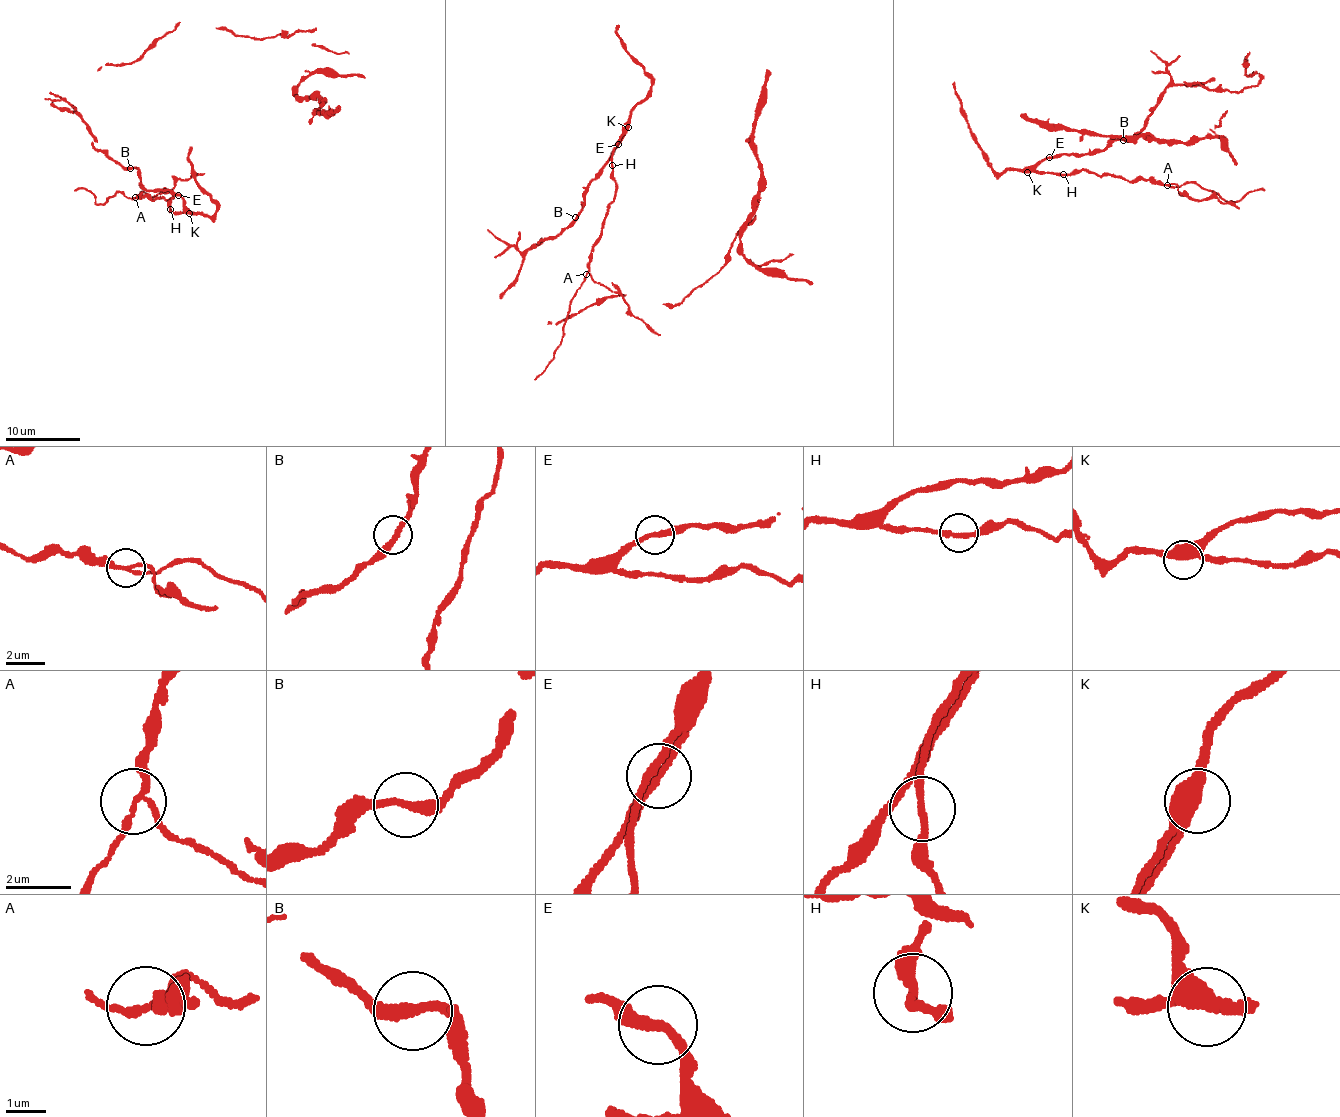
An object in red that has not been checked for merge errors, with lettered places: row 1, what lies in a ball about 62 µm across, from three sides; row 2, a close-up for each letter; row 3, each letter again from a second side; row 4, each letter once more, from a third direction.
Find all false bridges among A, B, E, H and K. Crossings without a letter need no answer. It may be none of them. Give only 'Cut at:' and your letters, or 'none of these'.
Cut at: A

